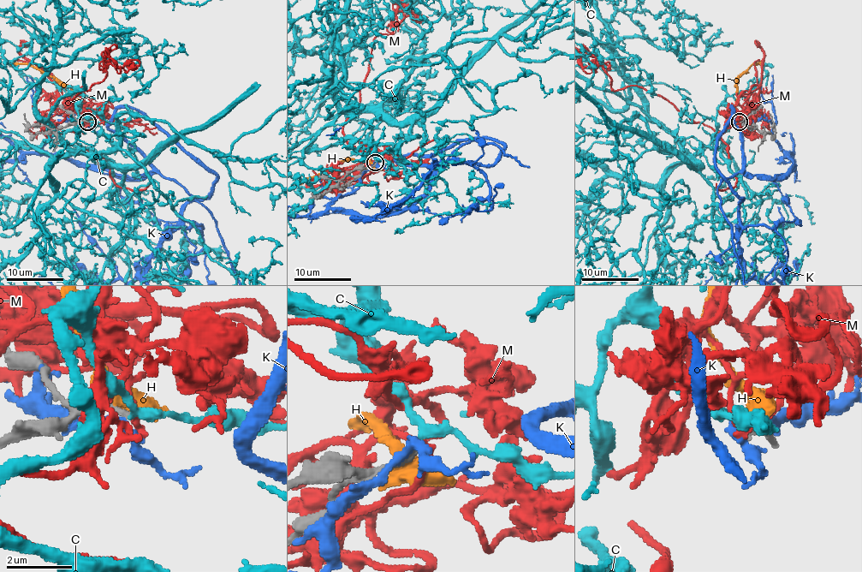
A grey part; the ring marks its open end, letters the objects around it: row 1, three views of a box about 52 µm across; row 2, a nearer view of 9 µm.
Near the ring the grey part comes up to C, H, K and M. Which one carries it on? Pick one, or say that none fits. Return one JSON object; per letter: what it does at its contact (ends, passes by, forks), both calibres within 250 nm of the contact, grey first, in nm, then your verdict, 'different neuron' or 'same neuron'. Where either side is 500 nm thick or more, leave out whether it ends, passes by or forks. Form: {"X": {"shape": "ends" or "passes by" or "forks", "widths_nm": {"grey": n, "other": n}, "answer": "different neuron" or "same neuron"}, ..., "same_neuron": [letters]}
{"C": {"shape": "passes by", "widths_nm": {"grey": 200, "other": 240}, "answer": "same neuron"}, "H": {"widths_nm": {"grey": 260, "other": 500}, "answer": "different neuron"}, "K": {"shape": "passes by", "widths_nm": {"grey": 240, "other": 240}, "answer": "different neuron"}, "M": {"shape": "passes by", "widths_nm": {"grey": 200, "other": 190}, "answer": "different neuron"}, "same_neuron": ["C"]}

